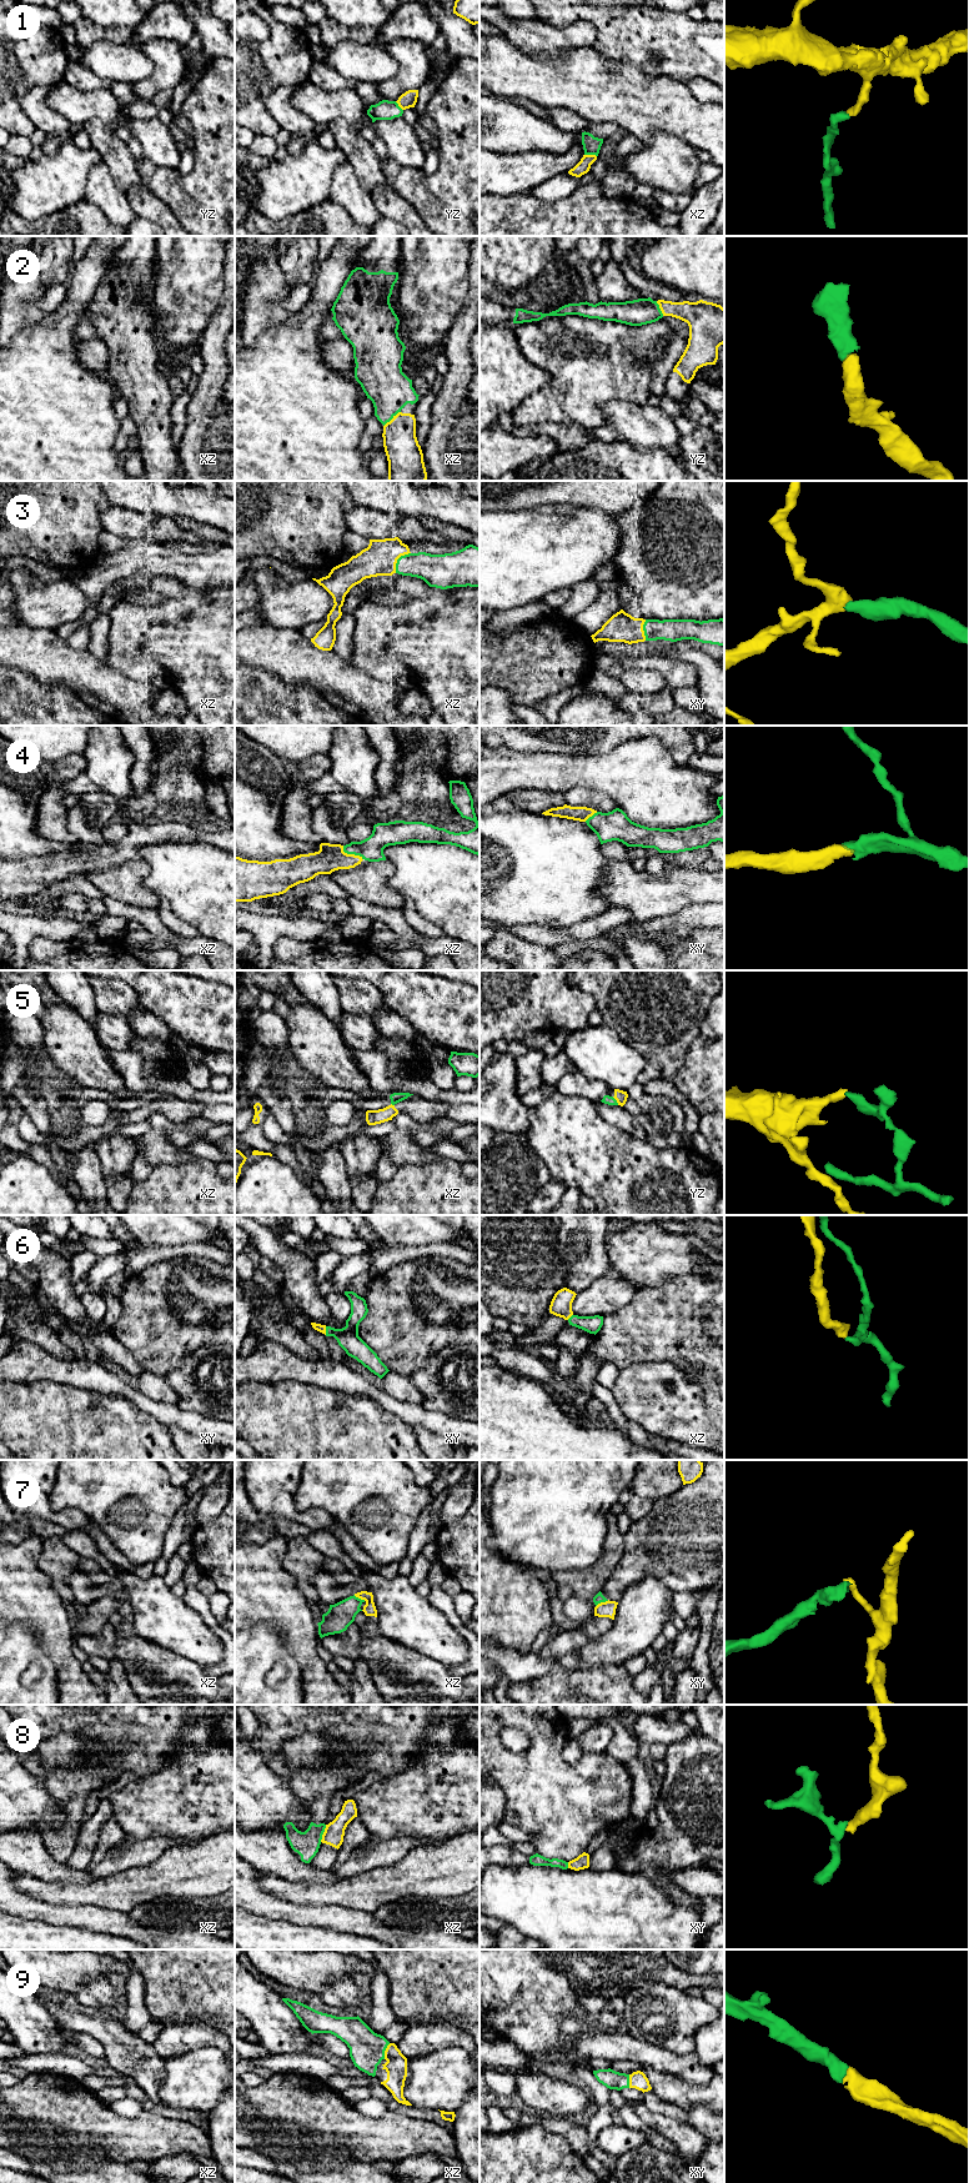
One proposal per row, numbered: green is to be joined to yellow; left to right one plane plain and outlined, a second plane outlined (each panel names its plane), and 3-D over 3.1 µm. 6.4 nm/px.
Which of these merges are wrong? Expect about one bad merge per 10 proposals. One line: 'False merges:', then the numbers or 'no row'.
False merges: 7, 8

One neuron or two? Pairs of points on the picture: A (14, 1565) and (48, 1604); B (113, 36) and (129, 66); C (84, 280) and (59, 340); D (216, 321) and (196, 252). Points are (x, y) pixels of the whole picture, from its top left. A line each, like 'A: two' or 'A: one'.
A: one
B: two
C: one
D: two

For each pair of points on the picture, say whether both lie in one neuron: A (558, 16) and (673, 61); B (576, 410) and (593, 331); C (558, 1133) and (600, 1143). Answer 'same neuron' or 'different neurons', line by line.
A: same neuron
B: same neuron
C: same neuron

